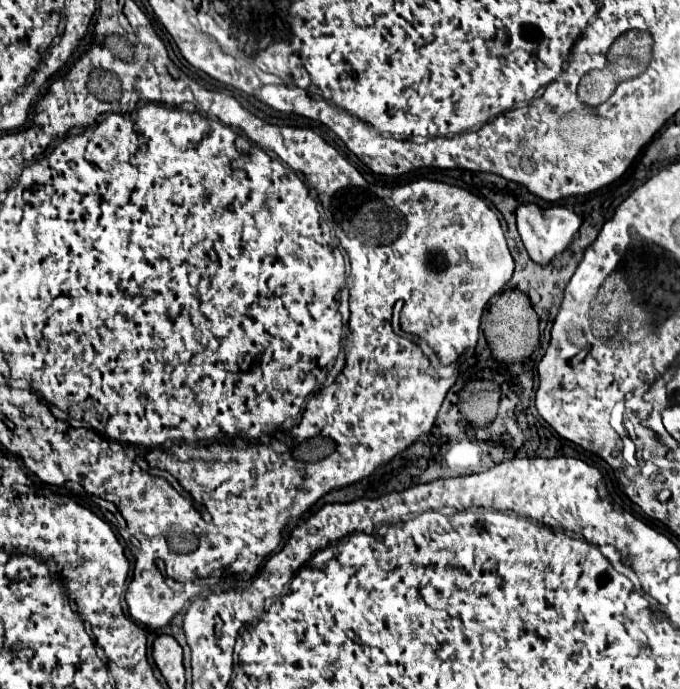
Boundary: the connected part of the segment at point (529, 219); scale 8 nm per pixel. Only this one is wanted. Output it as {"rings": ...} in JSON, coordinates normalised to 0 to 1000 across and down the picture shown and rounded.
{"rings":[[[772,295],[772,298],[760,300],[763,341],[769,347],[769,356],[778,367],[778,373],[787,382],[807,382],[816,370],[828,367],[834,361],[834,356],[843,350],[843,341],[851,335],[851,327],[854,327],[851,312],[831,298],[813,298],[804,303],[804,309],[807,309],[807,315],[799,315],[799,306],[787,295]]]}

